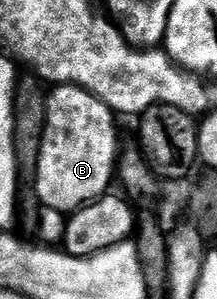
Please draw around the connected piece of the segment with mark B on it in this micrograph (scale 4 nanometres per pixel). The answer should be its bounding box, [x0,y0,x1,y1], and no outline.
[33,84,120,214]

